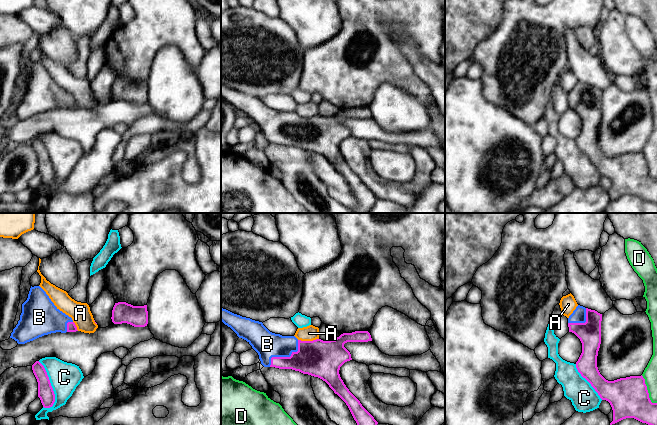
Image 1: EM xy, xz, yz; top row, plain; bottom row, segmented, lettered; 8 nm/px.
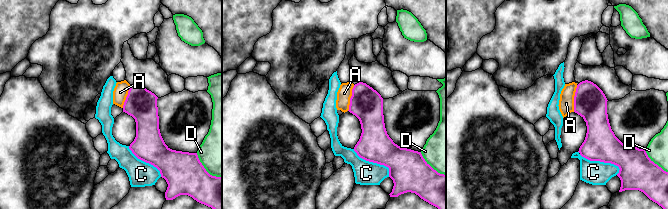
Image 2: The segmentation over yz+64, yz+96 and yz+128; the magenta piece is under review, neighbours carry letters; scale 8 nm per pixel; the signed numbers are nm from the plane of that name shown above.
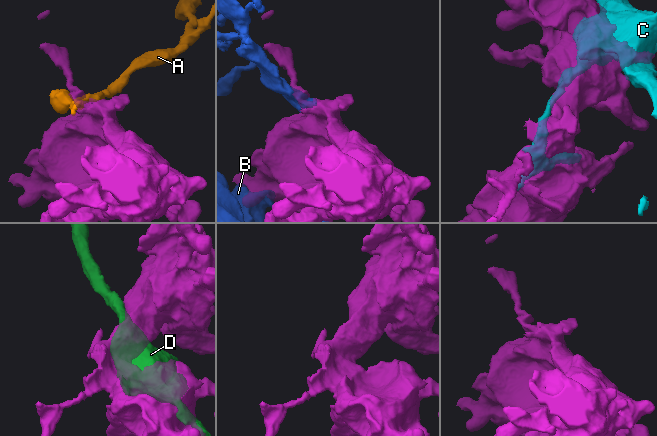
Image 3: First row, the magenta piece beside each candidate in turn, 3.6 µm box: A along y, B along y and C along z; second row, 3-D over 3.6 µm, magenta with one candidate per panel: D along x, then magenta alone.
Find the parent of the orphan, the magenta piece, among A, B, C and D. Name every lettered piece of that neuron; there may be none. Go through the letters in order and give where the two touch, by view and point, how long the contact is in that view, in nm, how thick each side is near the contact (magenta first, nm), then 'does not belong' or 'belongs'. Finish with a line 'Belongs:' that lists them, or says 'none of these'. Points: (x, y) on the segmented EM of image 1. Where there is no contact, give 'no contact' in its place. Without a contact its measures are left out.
A: contact xz (308, 341); length 170 nm; calibres 300 and 120 nm; does not belong
B: contact xz (285, 357); length 320 nm; calibres 280 and 200 nm; belongs
C: contact xy (50, 385); length 400 nm; calibres 130 and 240 nm; does not belong
D: contact yz (647, 391); length 260 nm; calibres 320 and 110 nm; does not belong
Belongs: B

